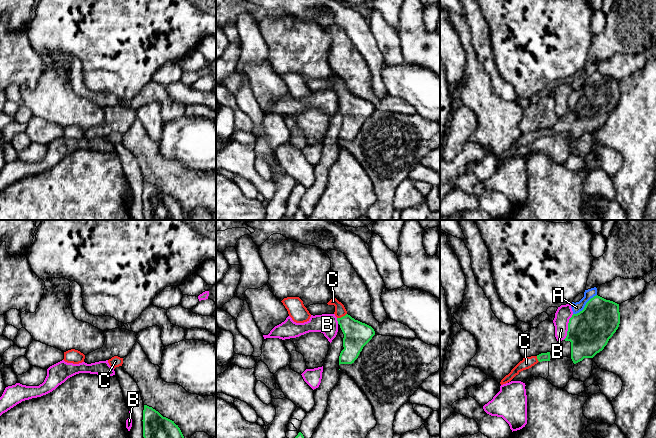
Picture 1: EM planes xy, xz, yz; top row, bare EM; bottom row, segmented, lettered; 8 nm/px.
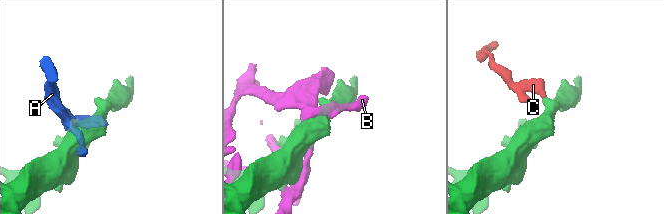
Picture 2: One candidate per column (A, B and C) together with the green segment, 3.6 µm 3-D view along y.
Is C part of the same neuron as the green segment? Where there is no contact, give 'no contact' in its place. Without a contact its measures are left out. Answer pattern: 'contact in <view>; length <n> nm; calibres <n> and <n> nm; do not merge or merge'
contact in xz; length 90 nm; calibres 200 and 90 nm; merge

